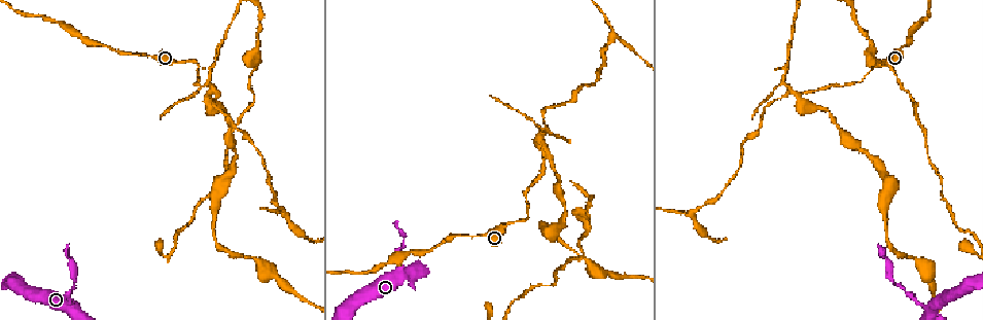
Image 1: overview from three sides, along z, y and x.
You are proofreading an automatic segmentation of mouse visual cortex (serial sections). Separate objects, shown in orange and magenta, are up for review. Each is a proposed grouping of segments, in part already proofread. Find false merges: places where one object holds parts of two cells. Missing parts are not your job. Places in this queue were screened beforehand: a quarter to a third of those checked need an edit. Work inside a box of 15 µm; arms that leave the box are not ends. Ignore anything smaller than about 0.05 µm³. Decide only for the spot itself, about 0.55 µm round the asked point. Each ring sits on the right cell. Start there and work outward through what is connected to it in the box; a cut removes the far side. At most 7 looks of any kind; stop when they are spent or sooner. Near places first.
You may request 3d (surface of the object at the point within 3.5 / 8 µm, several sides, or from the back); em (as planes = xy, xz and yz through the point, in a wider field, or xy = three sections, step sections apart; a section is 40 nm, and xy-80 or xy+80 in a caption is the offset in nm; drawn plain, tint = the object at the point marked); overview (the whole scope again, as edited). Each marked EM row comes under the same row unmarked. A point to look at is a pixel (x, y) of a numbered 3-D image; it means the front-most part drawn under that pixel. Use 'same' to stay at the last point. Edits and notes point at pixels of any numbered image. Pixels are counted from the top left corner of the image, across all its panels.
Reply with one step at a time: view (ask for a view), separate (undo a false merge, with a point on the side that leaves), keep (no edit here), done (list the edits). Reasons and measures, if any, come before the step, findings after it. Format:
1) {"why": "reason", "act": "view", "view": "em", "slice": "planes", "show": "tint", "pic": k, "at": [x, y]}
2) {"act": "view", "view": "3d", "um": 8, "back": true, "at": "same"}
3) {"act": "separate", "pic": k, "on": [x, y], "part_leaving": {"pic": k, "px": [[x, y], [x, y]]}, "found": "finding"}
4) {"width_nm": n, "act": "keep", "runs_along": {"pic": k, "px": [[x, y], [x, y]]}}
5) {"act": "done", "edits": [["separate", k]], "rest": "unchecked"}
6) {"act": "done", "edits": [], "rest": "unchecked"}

{"why": "abrupt turn", "act": "view", "view": "3d", "um": 3.5, "pic": 1, "at": [526, 219]}

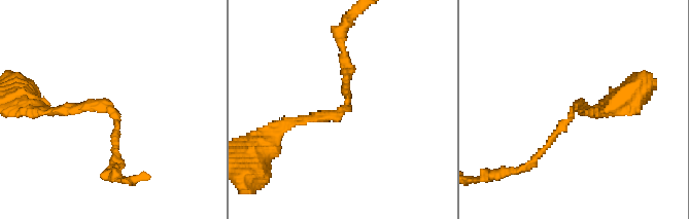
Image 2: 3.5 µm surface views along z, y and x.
{"arm_widths_nm": [100, 200], "why": "need the tissue", "act": "view", "view": "em", "slice": "xy", "step": 2, "show": "tint", "pic": 2, "at": [574, 110]}

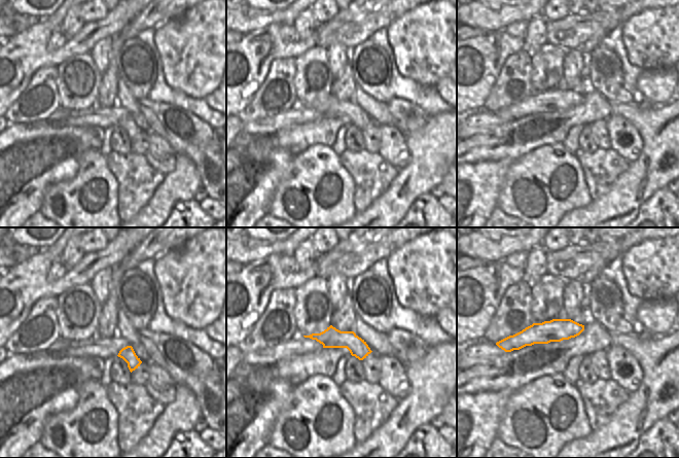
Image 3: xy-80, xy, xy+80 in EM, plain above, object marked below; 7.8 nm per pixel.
{"width_nm": 160, "act": "keep", "runs_along": {"pic": 2, "px": [[278, 132], [344, 108], [347, 68]]}, "found": "all the same cell"}

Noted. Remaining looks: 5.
{"act": "view", "view": "3d", "um": 3.5, "back": true, "pic": 1, "at": [803, 93]}

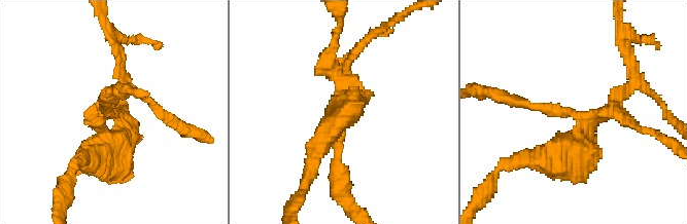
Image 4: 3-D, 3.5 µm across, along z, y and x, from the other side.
{"why": "need the tissue", "act": "view", "view": "em", "slice": "xy", "step": 3, "show": "tint", "pic": 4, "at": [577, 116]}

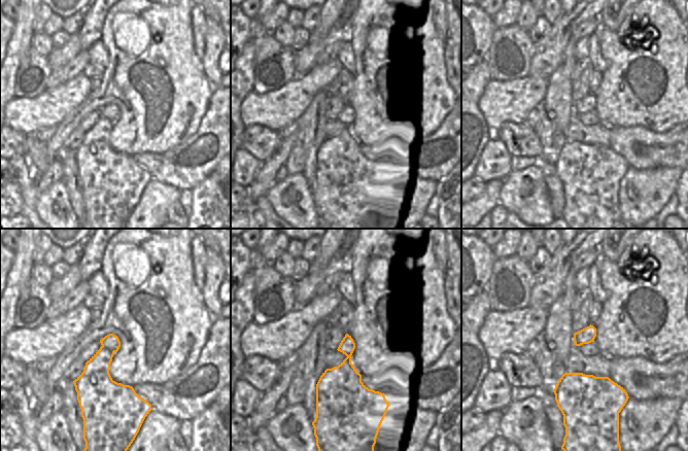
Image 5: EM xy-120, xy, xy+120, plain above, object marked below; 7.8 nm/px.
{"act": "separate", "pic": 4, "on": [594, 153], "part_leaving": {"pic": 4, "px": [[582, 123], [553, 158], [516, 161]]}, "found": "two cells meet here"}

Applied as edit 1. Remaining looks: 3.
{"act": "view", "view": "overview"}

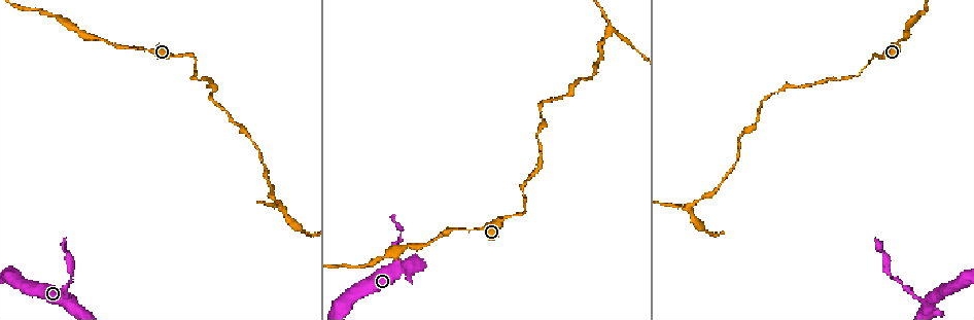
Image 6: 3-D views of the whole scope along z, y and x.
{"why": "narrows sharply", "act": "view", "view": "3d", "um": 8, "pic": 6, "at": [688, 208]}

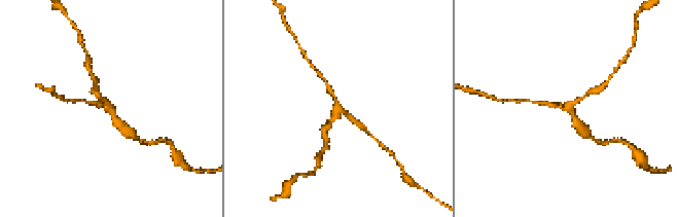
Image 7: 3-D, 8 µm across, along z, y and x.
{"arms": 3, "arm_widths_nm": [150, 200, 200], "why": "now the EM", "act": "view", "view": "em", "slice": "xy", "step": 5, "show": "tint", "pic": 7, "at": [108, 107]}

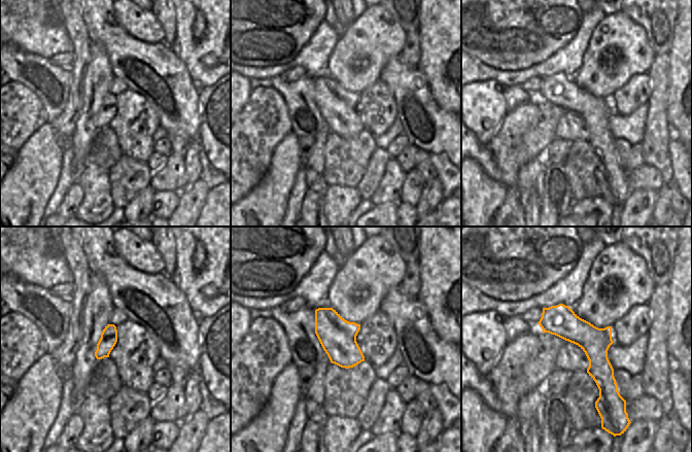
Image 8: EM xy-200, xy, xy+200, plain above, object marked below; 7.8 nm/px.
{"width_nm": 280, "act": "keep", "runs_along": {"pic": 7, "px": [[94, 91], [113, 111], [123, 130]]}, "found": "continuous, no second cell"}

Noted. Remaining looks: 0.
{"act": "done", "edits": [["separate", 4]], "rest": "unchecked"}

